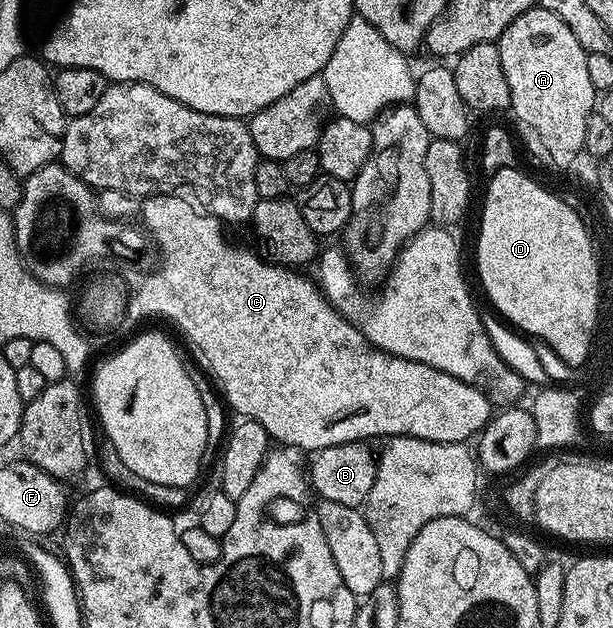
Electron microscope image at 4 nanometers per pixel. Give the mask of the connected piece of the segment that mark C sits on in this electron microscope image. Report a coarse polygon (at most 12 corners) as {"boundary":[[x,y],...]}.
{"boundary":[[151,195],[142,293],[302,453],[464,443],[478,387],[379,350],[297,269]]}

